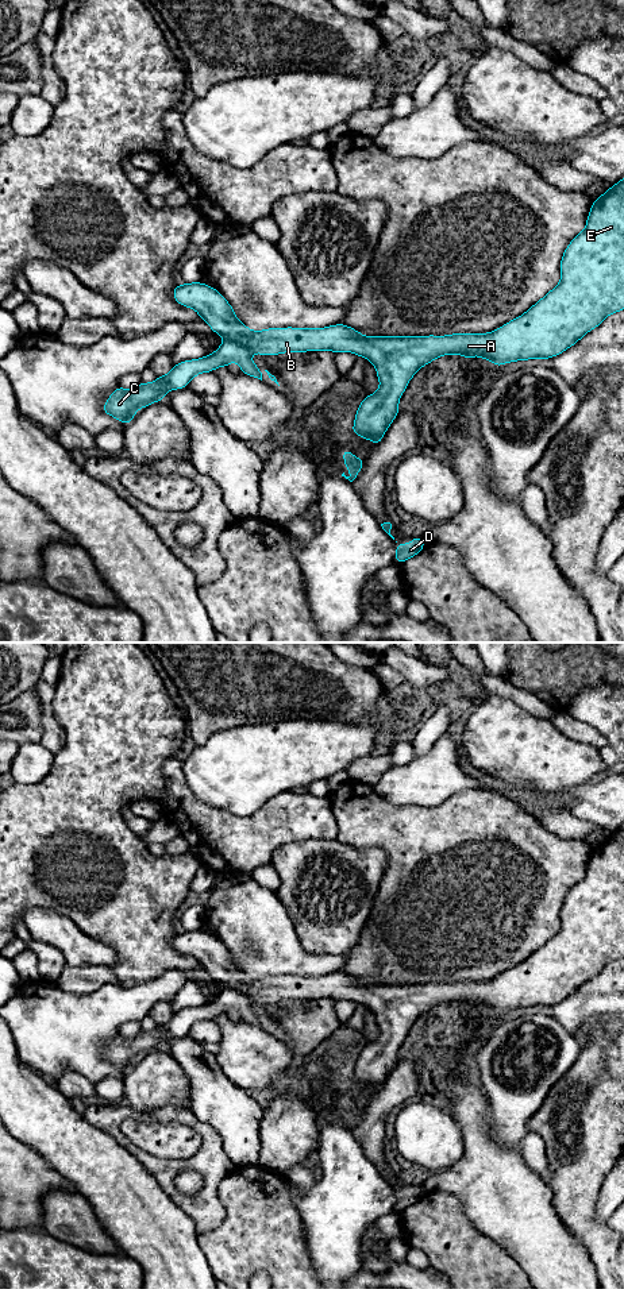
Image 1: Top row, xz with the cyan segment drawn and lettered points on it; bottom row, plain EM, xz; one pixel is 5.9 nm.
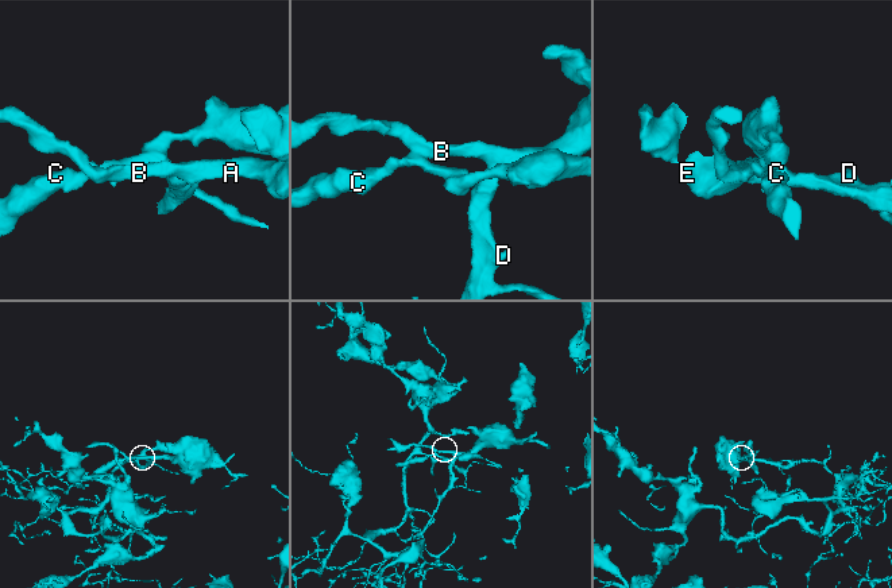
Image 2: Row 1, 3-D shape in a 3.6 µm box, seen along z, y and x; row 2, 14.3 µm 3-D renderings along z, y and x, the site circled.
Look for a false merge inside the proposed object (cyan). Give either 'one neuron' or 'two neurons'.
two neurons

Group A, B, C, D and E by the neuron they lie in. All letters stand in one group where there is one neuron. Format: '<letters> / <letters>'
A B D E / C

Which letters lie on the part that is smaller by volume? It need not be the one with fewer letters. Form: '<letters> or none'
C

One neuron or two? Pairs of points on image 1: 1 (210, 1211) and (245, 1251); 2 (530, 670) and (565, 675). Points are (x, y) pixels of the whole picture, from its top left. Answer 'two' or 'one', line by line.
1: two
2: one

